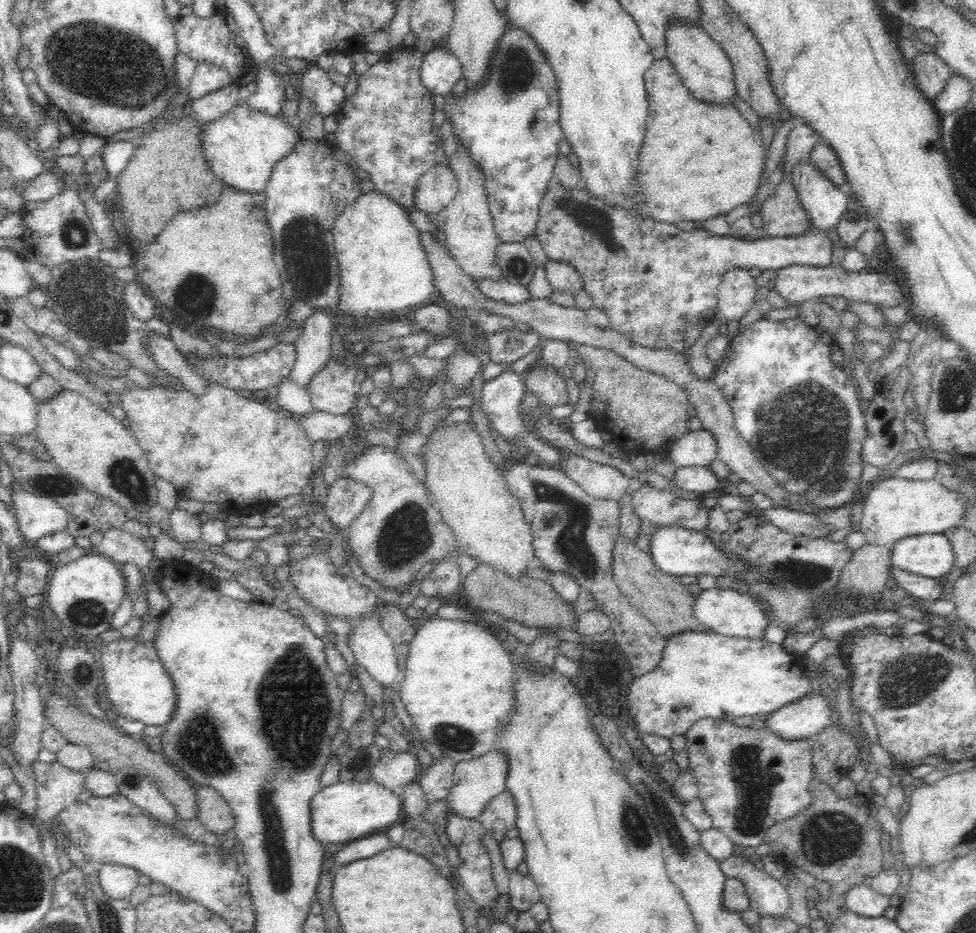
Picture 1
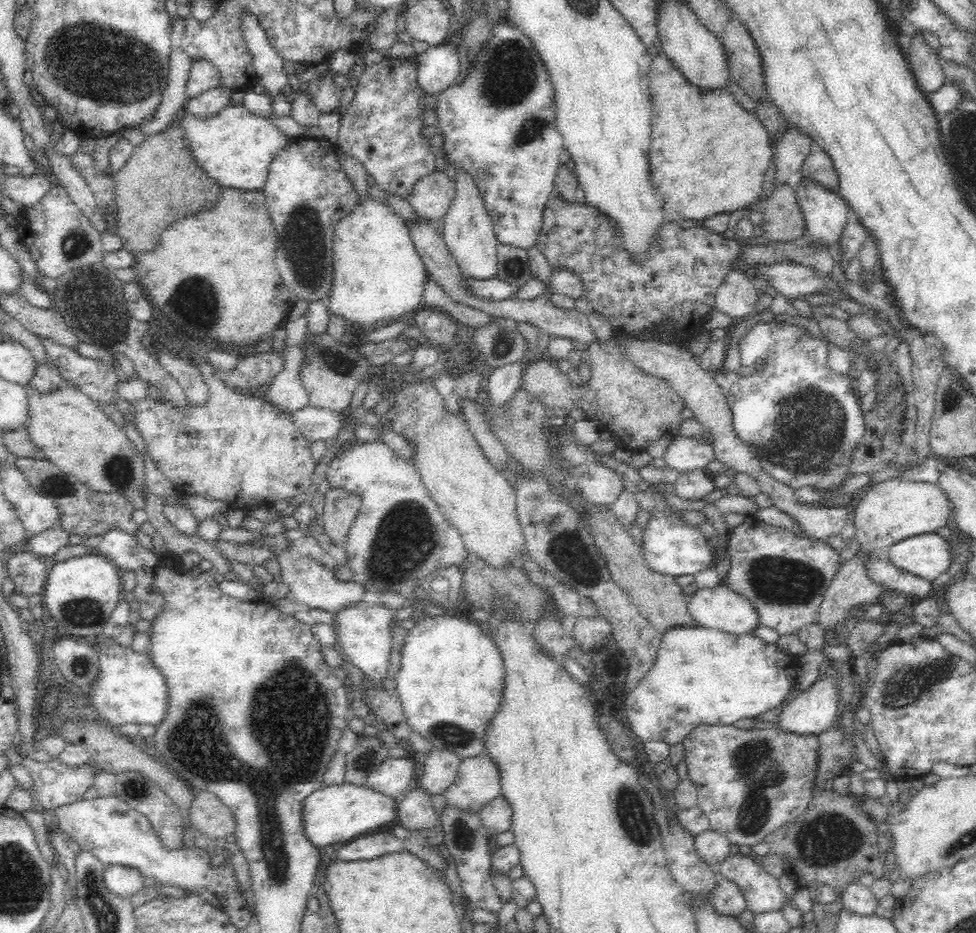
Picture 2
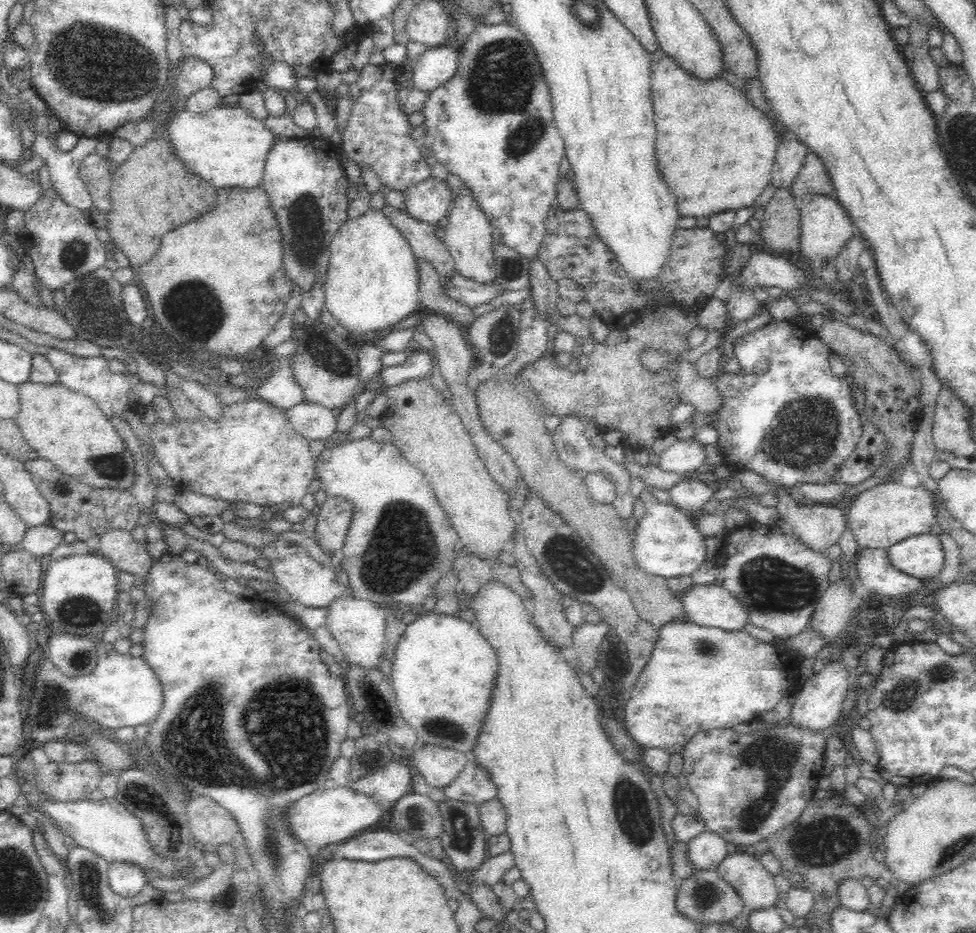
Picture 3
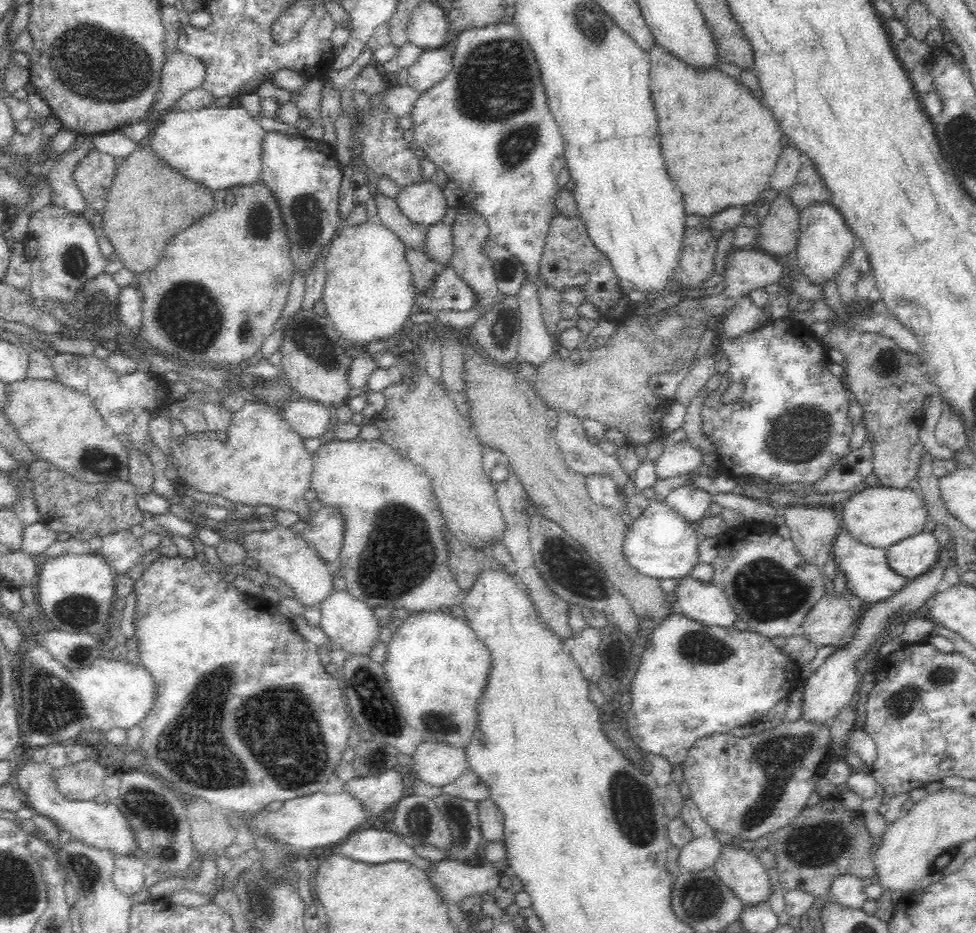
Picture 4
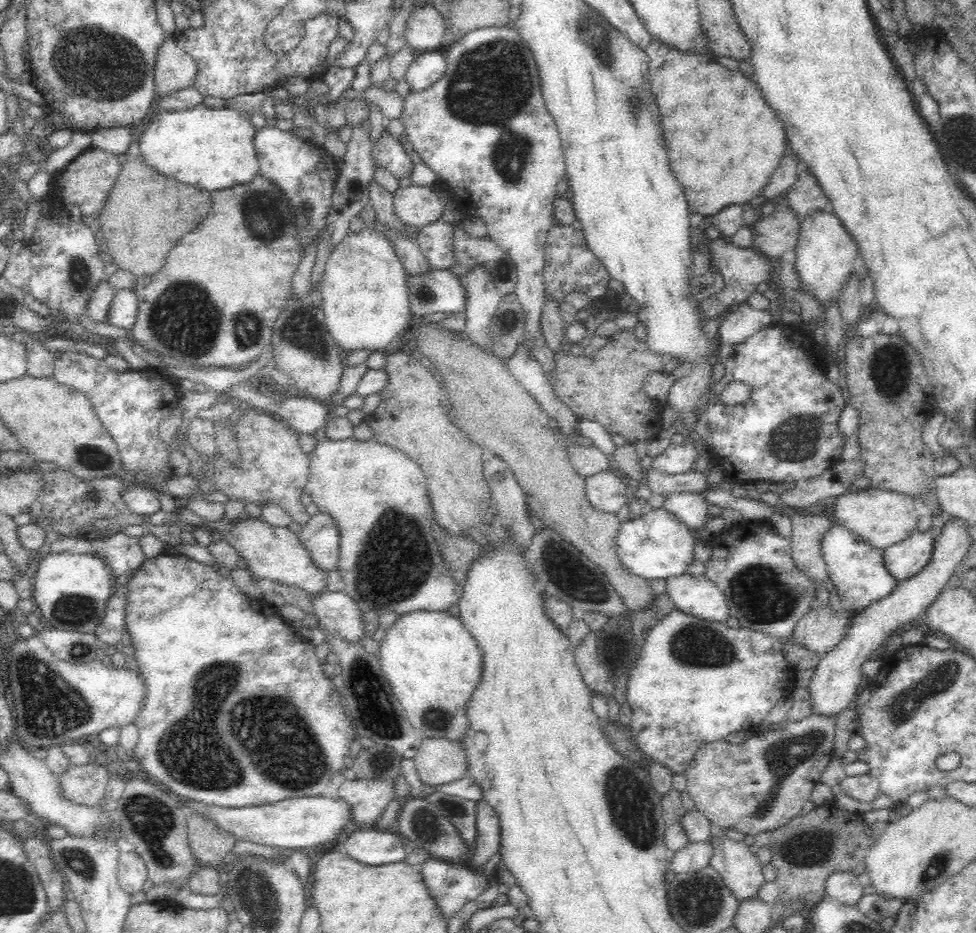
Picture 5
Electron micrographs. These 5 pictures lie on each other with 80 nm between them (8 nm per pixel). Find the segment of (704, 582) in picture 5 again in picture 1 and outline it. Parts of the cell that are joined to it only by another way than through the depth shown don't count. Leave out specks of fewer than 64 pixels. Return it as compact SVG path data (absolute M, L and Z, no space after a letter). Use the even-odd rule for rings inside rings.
M717 587L706 589L696 598L694 604L694 616L698 621L715 632L724 636L738 636L740 638L764 639L766 628L768 628L767 613L761 608L748 593L740 593L738 590Z

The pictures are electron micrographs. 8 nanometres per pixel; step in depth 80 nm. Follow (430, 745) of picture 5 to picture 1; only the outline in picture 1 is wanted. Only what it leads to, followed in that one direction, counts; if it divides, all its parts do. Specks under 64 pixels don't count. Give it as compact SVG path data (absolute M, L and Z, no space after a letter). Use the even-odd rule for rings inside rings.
M444 757L443 760L434 761L431 767L419 774L418 781L422 785L425 804L428 807L445 800L448 796L453 785L455 764Z

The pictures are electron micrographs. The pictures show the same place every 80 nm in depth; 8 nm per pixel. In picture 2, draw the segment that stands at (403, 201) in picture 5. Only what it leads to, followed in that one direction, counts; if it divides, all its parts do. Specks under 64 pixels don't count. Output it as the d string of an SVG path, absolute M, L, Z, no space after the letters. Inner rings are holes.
M434 170L420 178L406 200L419 218L438 223L455 196L456 187L452 178L444 170Z

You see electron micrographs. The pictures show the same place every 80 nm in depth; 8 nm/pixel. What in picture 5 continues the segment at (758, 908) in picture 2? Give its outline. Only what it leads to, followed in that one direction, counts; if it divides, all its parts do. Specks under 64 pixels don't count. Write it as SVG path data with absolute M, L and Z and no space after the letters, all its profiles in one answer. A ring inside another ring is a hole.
M726 837L711 840L715 849L710 866L716 869L725 885L739 901L758 899L767 880L762 872L763 864L754 849L748 848L742 841L736 842Z

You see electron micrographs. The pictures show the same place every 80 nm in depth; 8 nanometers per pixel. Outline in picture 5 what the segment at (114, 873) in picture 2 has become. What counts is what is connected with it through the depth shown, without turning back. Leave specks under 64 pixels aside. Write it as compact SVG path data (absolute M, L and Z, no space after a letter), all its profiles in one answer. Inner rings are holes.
M126 852L118 855L118 870L116 873L119 887L128 895L141 894L142 886L147 878L147 868L144 860L136 852Z

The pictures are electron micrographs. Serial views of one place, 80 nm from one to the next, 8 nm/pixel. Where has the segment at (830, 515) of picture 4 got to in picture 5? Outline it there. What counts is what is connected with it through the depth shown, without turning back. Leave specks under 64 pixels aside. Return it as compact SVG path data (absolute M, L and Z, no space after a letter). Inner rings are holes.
M791 511L790 515L792 559L814 581L818 581L820 586L828 577L822 553L822 538L834 526L832 520L828 514L812 514L812 512Z

